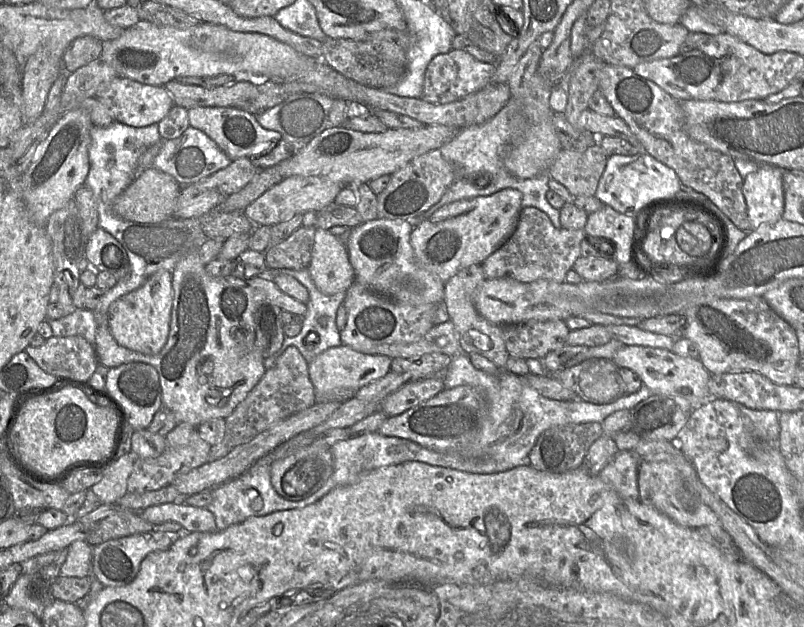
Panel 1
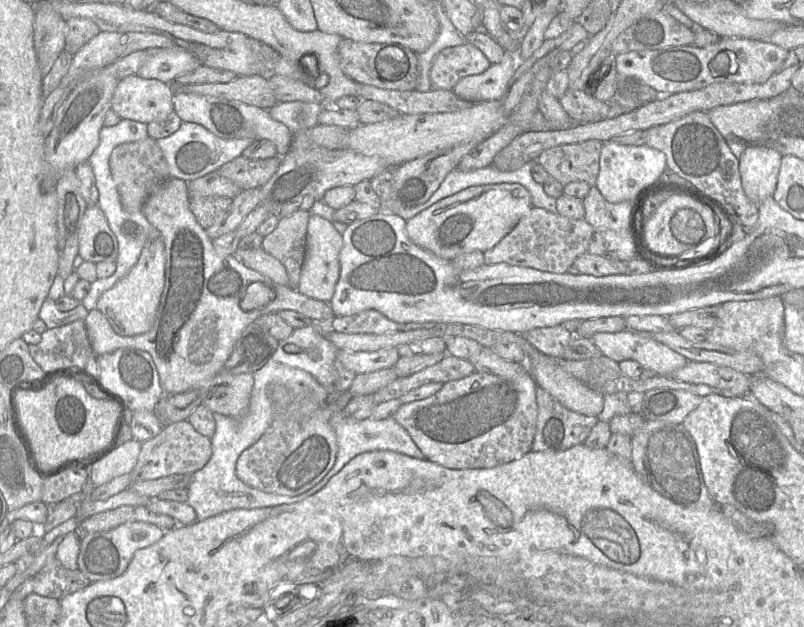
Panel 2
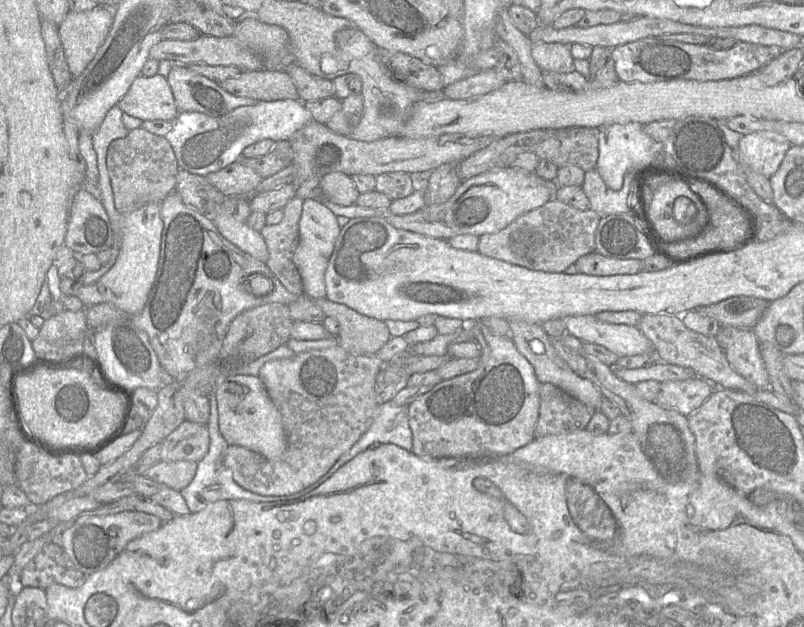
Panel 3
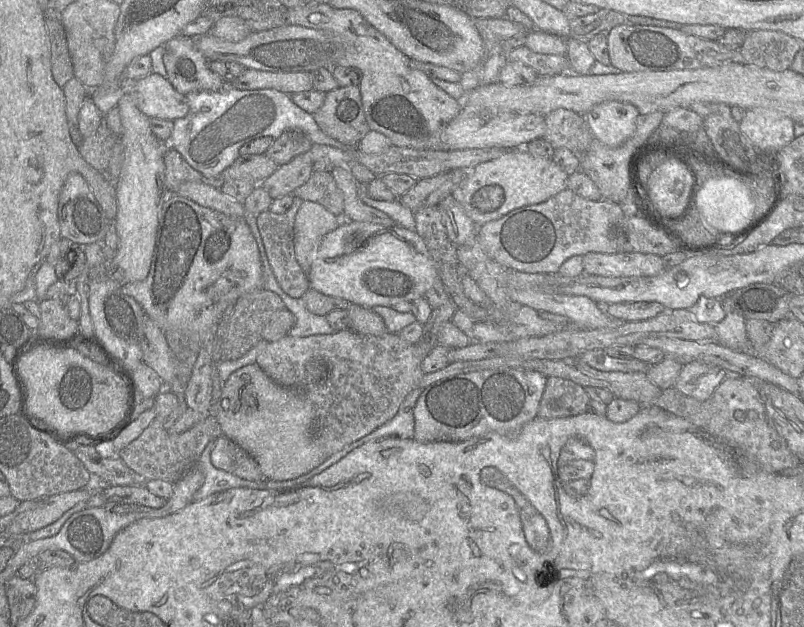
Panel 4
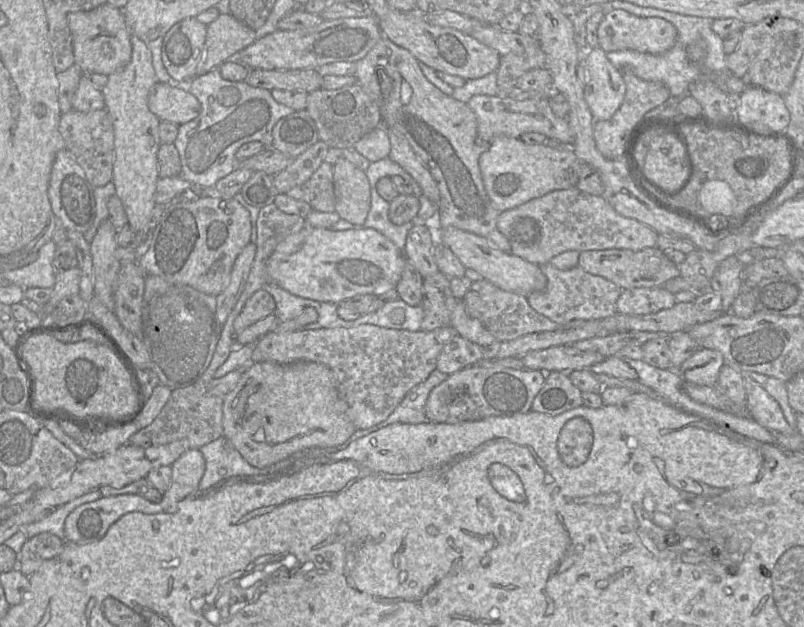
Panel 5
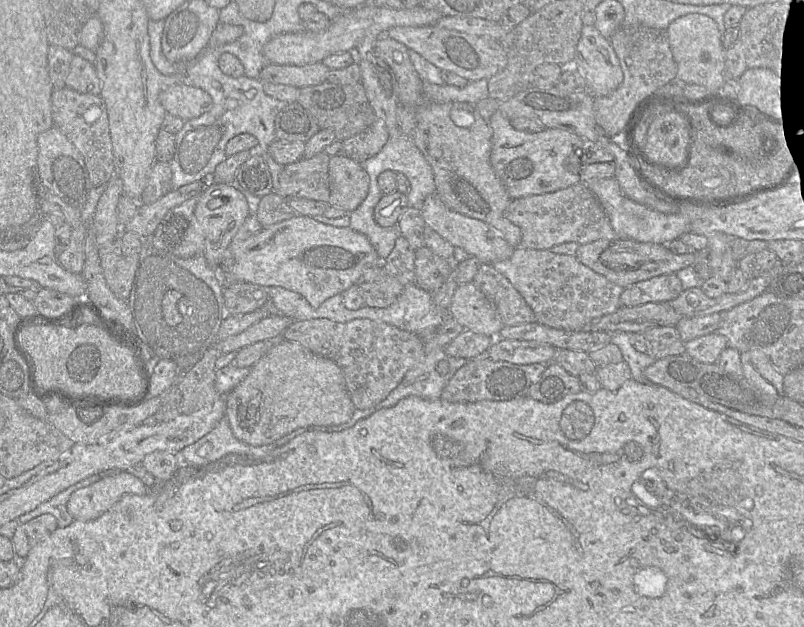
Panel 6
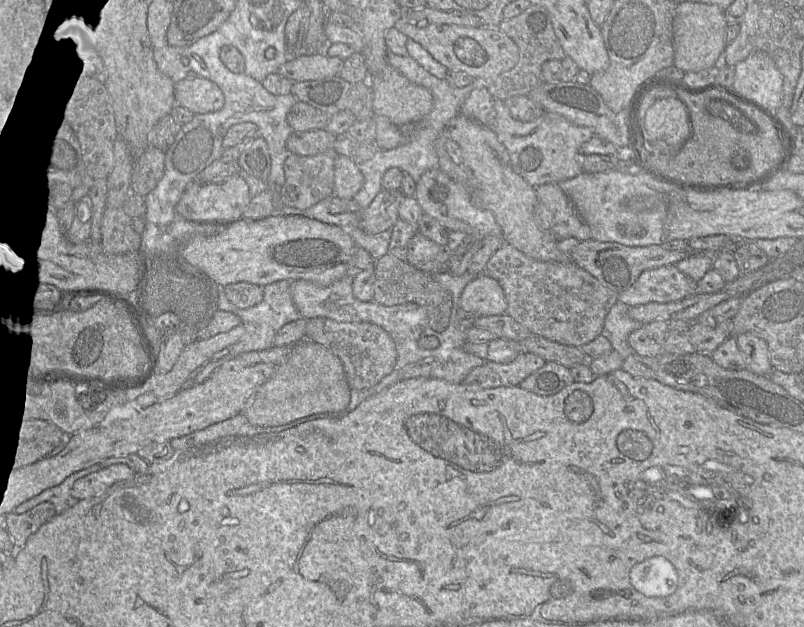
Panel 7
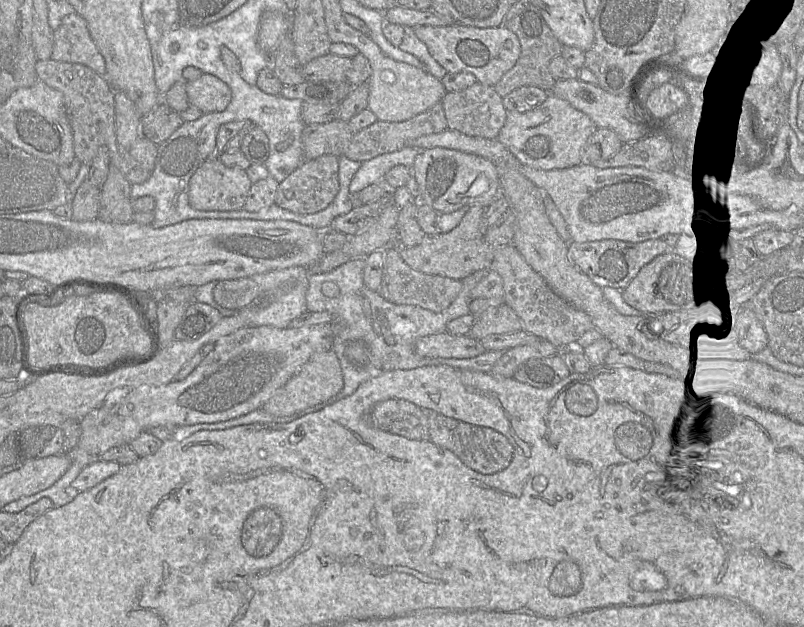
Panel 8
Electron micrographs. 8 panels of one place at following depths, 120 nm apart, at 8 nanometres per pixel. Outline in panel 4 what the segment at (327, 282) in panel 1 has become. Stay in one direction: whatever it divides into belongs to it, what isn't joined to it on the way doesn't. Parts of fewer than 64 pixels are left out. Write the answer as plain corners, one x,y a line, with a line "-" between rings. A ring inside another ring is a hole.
303,200
294,222
295,254
308,274
323,237
338,227
337,217
318,202

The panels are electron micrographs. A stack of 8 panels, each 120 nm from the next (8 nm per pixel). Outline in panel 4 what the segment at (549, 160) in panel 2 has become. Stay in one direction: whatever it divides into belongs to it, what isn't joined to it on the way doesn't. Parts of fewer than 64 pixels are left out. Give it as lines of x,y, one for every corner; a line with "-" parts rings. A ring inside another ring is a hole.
559,108
545,116
543,139
553,148
567,148
582,162
594,138
586,118
568,109

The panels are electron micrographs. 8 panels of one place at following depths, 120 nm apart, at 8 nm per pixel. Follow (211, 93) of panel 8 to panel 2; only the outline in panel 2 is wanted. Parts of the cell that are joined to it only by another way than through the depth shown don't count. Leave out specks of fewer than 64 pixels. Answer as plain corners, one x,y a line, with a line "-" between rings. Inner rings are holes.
133,74
118,82
111,100
111,110
120,119
148,124
165,119
174,111
173,94
171,84

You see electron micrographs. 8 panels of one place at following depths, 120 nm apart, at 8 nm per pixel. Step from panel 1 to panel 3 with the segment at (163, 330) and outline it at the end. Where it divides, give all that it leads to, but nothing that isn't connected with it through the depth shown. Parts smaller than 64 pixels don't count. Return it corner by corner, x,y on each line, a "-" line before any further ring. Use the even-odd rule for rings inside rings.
159,202
147,203
122,215
121,247
115,263
97,282
83,284
73,290
71,296
78,297
85,307
109,303
133,316
143,310
157,275
163,231
161,205

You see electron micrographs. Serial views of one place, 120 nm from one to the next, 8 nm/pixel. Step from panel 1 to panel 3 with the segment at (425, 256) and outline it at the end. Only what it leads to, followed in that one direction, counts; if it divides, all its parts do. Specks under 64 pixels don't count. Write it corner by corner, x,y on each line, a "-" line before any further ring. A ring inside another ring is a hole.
504,167
461,182
452,197
444,203
425,205
405,215
387,215
394,227
426,236
448,240
462,234
481,236
501,231
521,215
541,207
554,197
545,180
536,173

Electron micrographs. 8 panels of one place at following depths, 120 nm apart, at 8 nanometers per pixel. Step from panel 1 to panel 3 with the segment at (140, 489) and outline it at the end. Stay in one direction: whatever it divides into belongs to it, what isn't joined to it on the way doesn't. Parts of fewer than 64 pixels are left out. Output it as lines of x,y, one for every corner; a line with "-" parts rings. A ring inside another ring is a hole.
185,419
161,444
161,461
186,460
199,463
209,450
208,427

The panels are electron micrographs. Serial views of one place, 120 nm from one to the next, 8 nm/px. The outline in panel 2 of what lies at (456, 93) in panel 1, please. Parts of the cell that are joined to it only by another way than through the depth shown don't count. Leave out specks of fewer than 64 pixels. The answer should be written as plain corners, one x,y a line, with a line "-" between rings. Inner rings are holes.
468,42
445,48
436,56
431,67
432,89
452,91
462,78
481,74
490,66
488,58

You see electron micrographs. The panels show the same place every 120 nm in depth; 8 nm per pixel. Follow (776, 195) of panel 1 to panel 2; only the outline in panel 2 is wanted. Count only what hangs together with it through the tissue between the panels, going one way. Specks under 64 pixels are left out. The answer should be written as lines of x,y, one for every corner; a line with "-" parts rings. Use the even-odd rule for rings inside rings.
747,145
739,158
743,190
752,202
760,204
773,197
780,172
782,154
760,145

